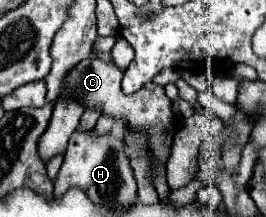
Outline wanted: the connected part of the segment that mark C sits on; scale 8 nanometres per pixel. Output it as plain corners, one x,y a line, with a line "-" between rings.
88,57
68,73
66,89
62,91
60,97
74,97
84,107
98,107
106,115
128,121
130,127
144,129
150,135
150,149
154,155
152,165
156,165
158,161
166,161
170,157
170,145
172,145
178,123
172,113
170,99
164,93
164,87
160,87
156,83
148,83
144,89
140,89
132,95
124,95
120,89
120,81
122,81
122,71
114,63
104,63
96,57

